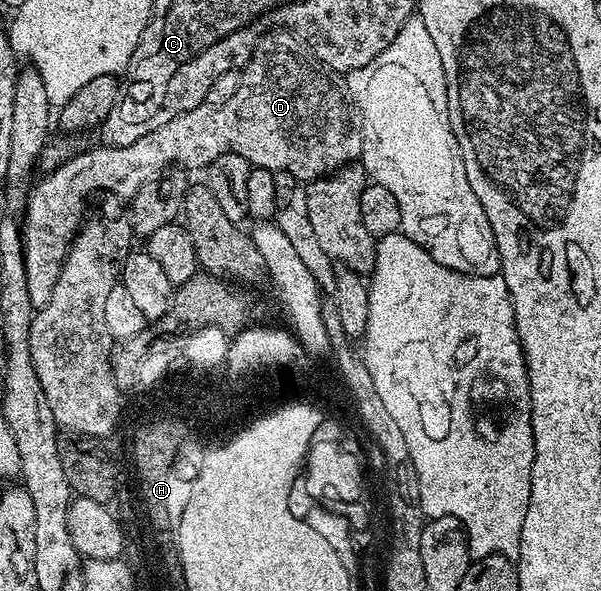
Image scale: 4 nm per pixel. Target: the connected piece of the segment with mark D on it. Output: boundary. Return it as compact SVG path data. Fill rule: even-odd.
M273 30L265 32L256 41L252 59L244 65L240 85L230 102L201 106L178 114L166 122L166 126L158 126L158 130L126 146L99 147L88 148L77 156L69 155L64 163L40 178L44 180L37 179L32 185L28 203L22 212L22 235L26 286L30 286L33 309L38 310L50 302L50 294L54 294L54 282L58 282L64 259L76 239L76 233L85 223L84 207L95 192L109 188L116 196L131 198L138 194L144 183L155 180L173 166L185 170L204 170L210 162L214 162L214 158L227 152L246 158L253 168L268 168L275 173L289 172L297 182L311 182L329 172L337 172L346 164L359 161L364 155L364 130L360 127L356 106L348 94L345 81L325 70L320 60L313 56L311 48L299 36L287 30Z

